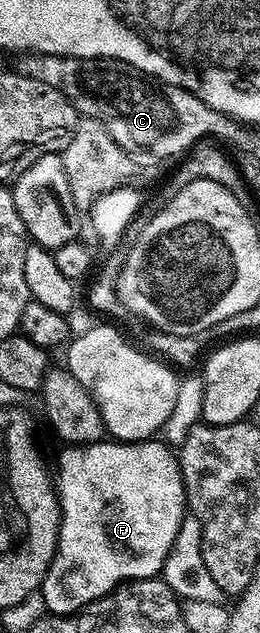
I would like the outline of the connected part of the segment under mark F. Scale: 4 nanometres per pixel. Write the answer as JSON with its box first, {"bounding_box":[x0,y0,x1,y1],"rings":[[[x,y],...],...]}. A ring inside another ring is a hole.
{"bounding_box":[40,440,187,614],"rings":[[[102,440],[92,442],[90,446],[66,445],[64,449],[65,451],[57,458],[58,470],[57,466],[55,470],[57,496],[61,500],[61,531],[57,537],[57,551],[53,557],[53,563],[49,565],[49,571],[45,574],[40,589],[40,594],[46,602],[49,614],[76,614],[84,606],[89,606],[92,602],[98,602],[104,594],[113,593],[118,586],[134,578],[152,578],[160,575],[164,568],[164,562],[172,550],[172,545],[175,544],[176,534],[180,530],[181,522],[187,515],[185,485],[181,479],[181,464],[178,455],[164,441],[123,442],[120,440]]]}

